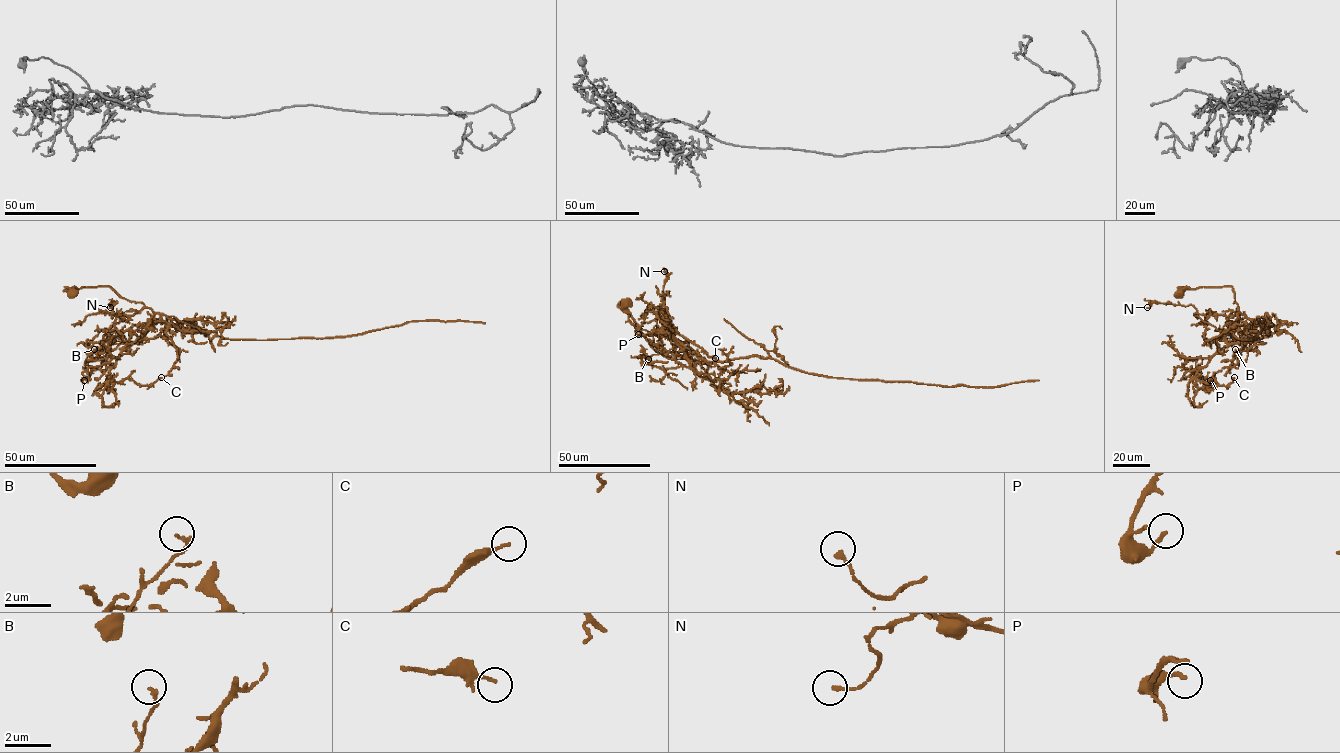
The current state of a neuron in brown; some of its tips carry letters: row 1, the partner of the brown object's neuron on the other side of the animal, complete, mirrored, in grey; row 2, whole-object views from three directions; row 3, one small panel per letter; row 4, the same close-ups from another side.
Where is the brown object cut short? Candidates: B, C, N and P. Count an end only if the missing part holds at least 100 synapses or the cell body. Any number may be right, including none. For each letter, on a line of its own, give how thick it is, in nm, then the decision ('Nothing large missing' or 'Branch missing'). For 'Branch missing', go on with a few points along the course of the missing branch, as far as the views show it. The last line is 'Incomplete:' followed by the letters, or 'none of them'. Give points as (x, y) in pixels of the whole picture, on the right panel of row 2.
B: Thickness 150 nm. Nothing large missing
C: Thickness 110 nm. Nothing large missing
N: Thickness 170 nm. Nothing large missing
P: Thickness 150 nm. Nothing large missing
Incomplete: none of them

